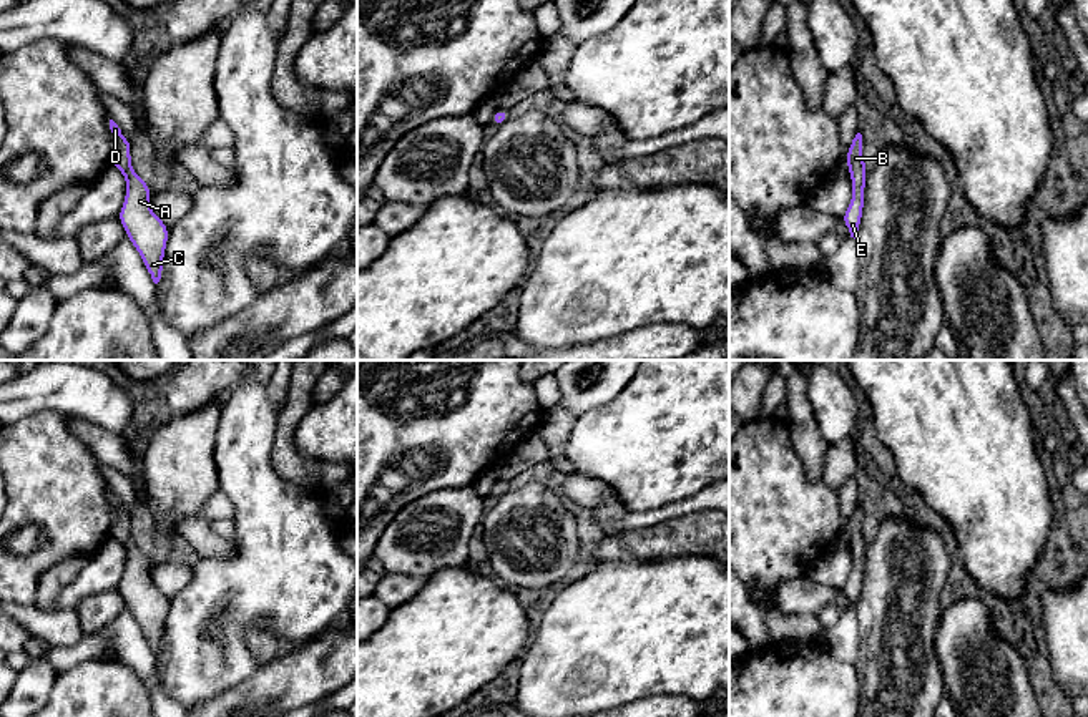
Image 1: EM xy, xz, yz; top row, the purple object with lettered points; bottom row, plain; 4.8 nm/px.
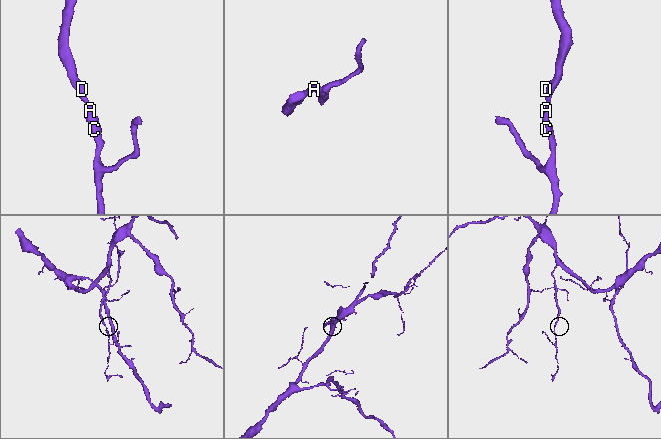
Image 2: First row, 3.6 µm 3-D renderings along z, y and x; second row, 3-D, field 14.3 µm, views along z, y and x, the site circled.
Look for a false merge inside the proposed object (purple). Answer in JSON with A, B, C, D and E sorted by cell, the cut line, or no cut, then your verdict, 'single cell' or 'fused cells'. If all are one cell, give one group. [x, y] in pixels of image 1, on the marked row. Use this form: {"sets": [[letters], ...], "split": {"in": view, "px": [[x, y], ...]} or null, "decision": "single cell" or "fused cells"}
{"sets": [["A", "B", "C", "D", "E"]], "split": null, "decision": "single cell"}

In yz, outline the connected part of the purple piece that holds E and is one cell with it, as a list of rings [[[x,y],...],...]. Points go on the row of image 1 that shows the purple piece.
[[[857,133],[855,138],[852,139],[845,161],[852,179],[852,201],[845,214],[841,217],[841,221],[849,227],[850,237],[855,239],[864,211],[864,191],[865,191],[865,171],[867,171],[867,166],[862,159],[860,133]]]

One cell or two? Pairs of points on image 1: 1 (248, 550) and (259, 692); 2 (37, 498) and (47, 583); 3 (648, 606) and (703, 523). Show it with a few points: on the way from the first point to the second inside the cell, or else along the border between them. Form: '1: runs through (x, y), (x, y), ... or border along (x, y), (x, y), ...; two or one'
1: border along (259, 666), (243, 681), (225, 689); two
2: border along (80, 555), (57, 561), (40, 578), (34, 604); two
3: border along (711, 556), (670, 555), (643, 561); two

